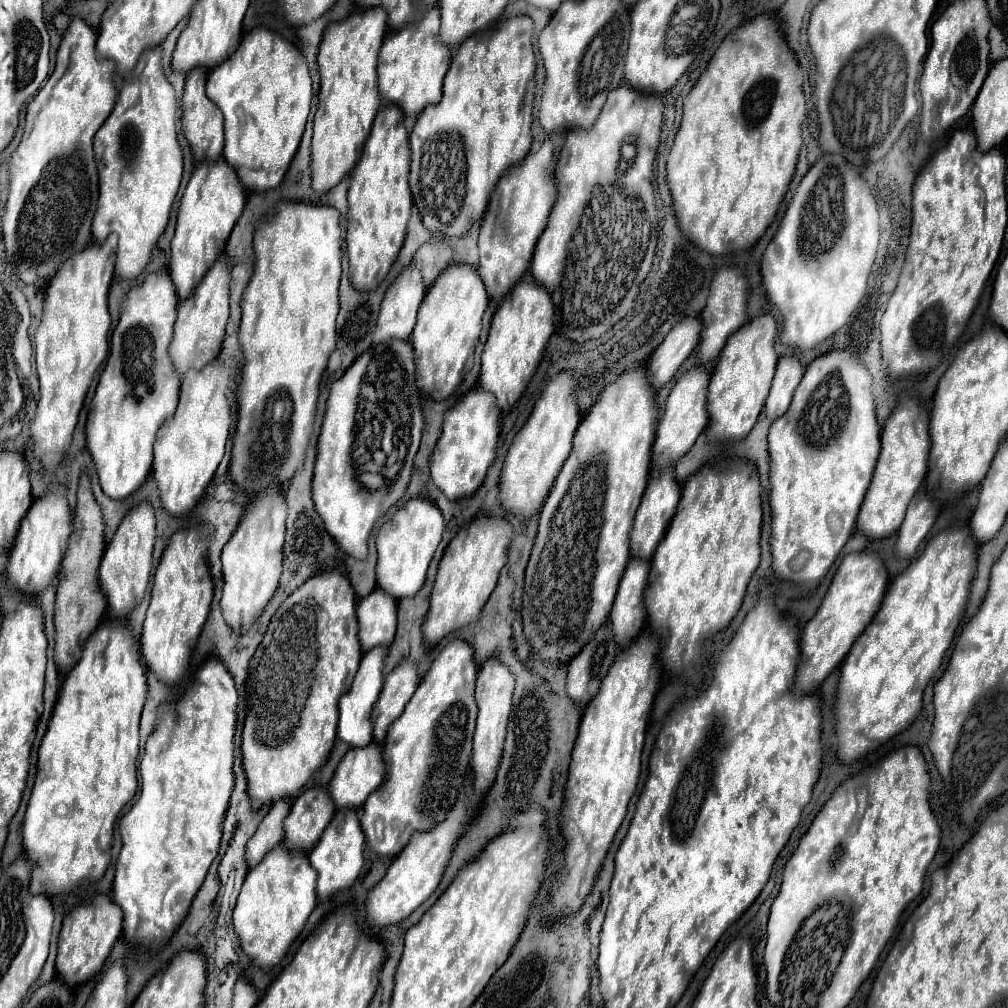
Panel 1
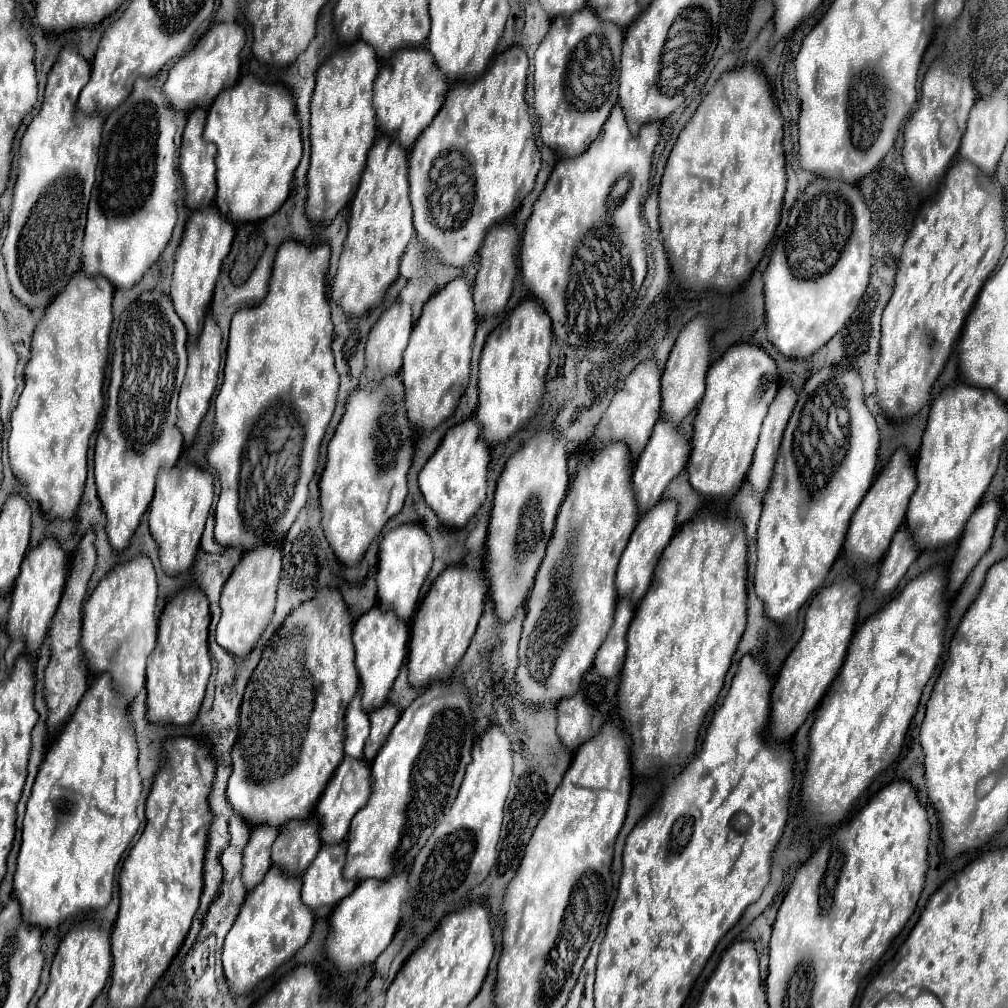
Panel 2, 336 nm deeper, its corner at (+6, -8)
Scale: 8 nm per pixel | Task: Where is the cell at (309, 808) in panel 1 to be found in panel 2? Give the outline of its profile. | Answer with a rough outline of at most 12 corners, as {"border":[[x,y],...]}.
{"border":[[291,820],[271,860],[301,876],[317,856],[319,820]]}

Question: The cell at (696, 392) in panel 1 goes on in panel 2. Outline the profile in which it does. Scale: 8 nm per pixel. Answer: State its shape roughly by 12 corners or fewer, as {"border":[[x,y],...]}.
{"border":[[659,420],[641,452],[633,490],[639,512],[685,468],[689,442]]}

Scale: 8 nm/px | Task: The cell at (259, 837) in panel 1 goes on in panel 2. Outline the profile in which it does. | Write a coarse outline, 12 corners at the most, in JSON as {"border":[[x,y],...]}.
{"border":[[255,826],[243,852],[243,884],[253,890],[271,866],[277,828]]}

